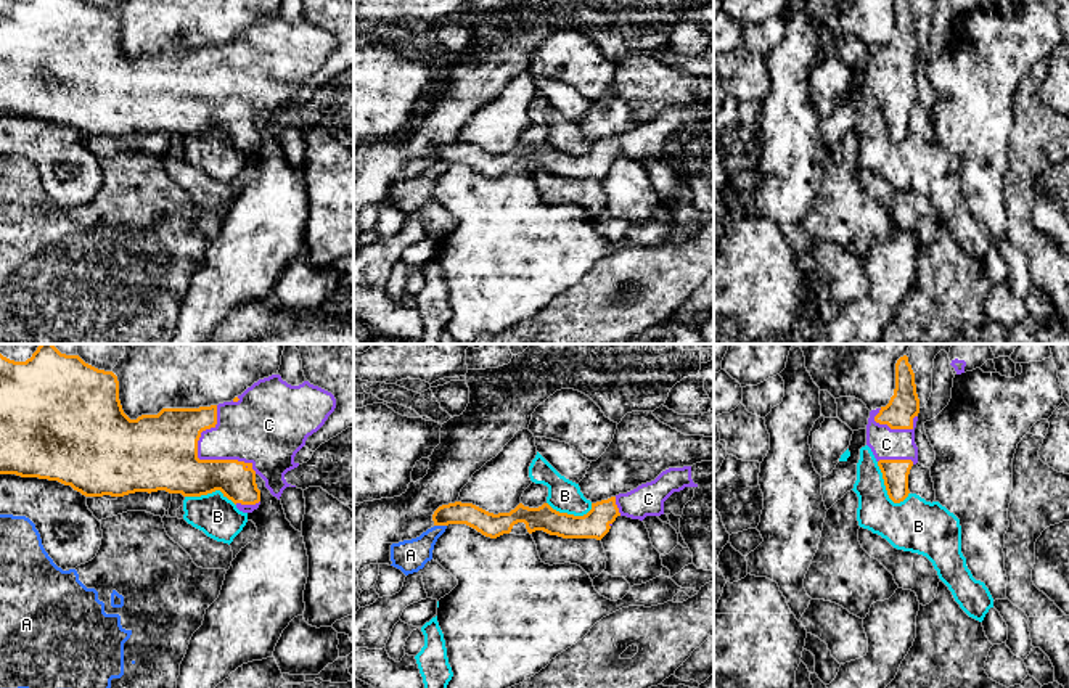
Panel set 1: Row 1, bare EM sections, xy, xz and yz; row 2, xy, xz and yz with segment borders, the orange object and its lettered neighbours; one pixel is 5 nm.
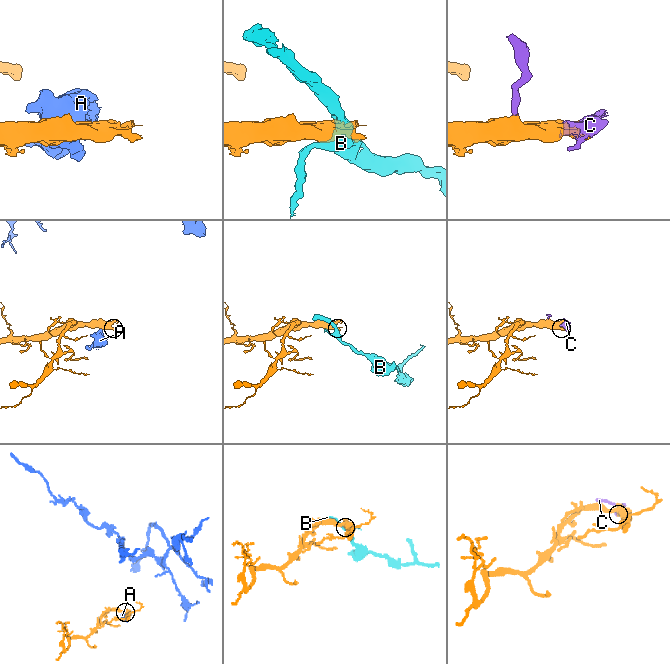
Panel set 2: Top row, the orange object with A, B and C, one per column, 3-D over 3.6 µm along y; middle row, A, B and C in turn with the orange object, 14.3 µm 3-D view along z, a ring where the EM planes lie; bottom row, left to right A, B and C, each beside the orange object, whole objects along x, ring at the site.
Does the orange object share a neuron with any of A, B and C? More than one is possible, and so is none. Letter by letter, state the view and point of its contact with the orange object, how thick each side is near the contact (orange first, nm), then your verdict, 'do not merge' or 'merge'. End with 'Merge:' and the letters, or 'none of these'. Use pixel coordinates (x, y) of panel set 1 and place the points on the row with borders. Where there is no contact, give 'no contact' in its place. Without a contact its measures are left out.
A: xz (441, 524) | 120/160 nm | do not merge
B: yz (884, 484) | 130/260 nm | do not merge
C: xy (201, 460) | 380/280 nm | merge
Merge: C

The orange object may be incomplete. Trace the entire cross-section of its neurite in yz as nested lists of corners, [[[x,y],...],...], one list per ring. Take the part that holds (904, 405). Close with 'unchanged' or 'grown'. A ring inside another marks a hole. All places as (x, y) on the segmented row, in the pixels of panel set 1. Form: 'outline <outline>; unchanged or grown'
outline [[[903,355],[895,363],[895,389],[886,407],[870,412],[866,445],[871,448],[883,473],[884,485],[894,503],[903,502],[908,474],[918,463],[915,428],[920,413],[915,373]]]; grown

